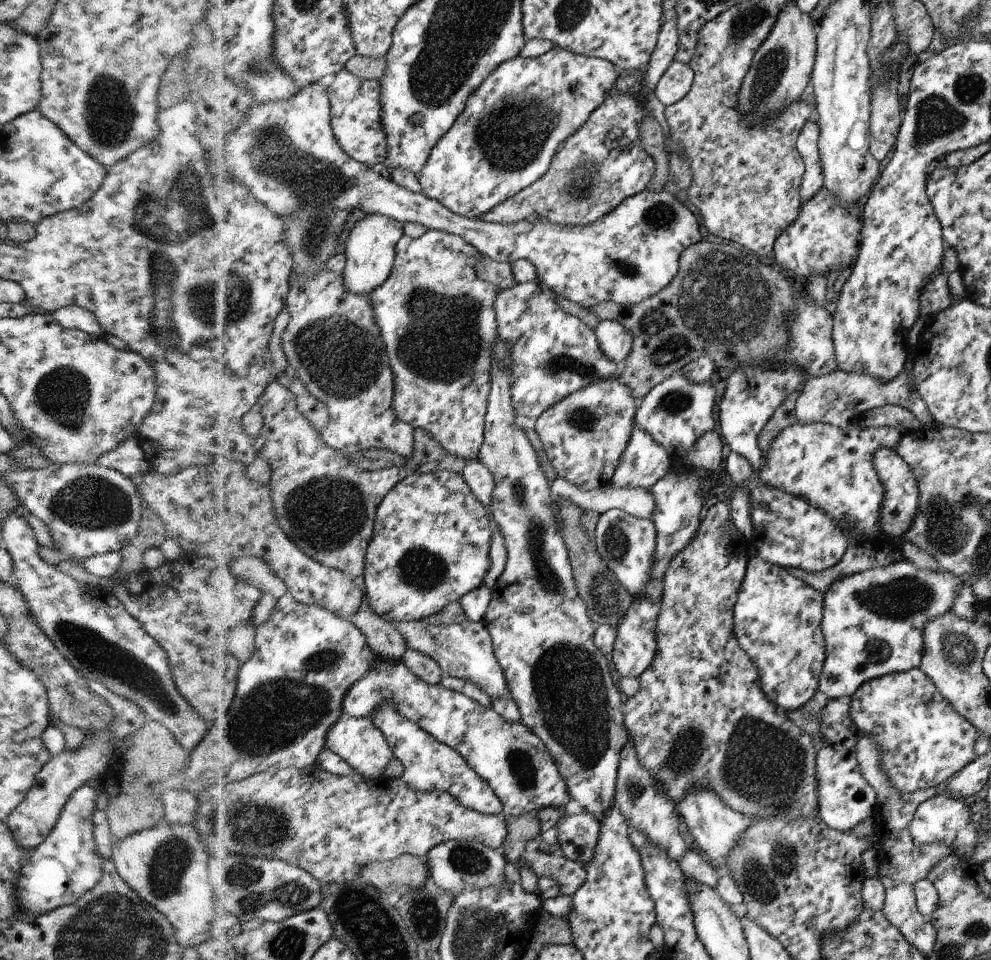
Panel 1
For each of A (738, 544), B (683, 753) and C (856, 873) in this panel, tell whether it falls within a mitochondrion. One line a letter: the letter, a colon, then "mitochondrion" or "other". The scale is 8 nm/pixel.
A: other
B: mitochondrion
C: other

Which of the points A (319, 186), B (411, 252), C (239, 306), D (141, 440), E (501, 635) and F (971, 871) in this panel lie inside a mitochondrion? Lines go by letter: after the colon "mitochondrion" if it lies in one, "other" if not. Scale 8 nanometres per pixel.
A: mitochondrion
B: other
C: mitochondrion
D: other
E: other
F: other

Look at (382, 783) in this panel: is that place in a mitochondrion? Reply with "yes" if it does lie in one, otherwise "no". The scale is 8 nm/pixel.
no

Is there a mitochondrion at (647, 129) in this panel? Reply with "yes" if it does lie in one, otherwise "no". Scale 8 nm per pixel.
no

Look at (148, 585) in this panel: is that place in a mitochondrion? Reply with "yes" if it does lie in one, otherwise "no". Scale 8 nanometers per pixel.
no

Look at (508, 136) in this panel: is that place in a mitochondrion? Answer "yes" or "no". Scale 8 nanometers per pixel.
yes

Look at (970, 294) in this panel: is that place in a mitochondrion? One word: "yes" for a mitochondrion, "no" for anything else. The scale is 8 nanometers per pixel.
no

